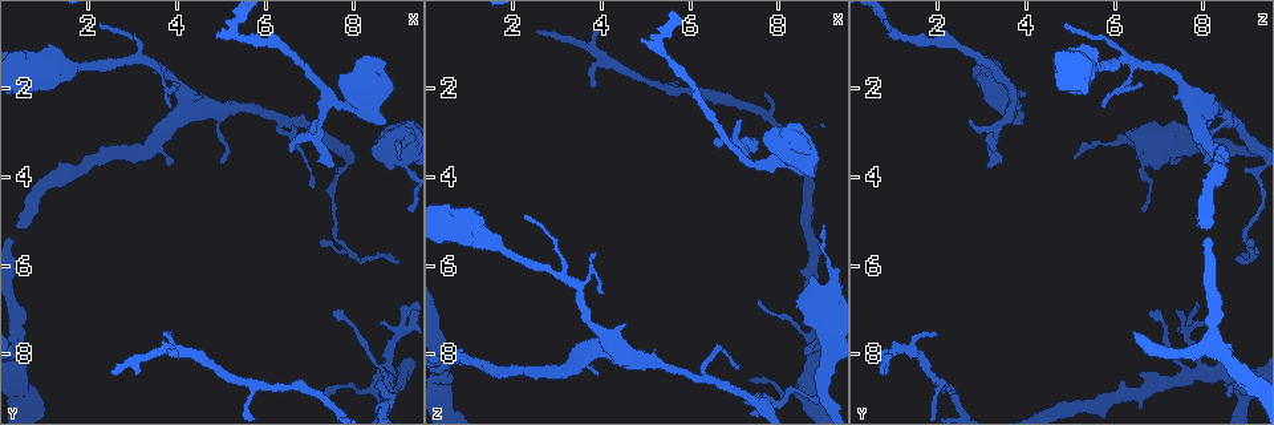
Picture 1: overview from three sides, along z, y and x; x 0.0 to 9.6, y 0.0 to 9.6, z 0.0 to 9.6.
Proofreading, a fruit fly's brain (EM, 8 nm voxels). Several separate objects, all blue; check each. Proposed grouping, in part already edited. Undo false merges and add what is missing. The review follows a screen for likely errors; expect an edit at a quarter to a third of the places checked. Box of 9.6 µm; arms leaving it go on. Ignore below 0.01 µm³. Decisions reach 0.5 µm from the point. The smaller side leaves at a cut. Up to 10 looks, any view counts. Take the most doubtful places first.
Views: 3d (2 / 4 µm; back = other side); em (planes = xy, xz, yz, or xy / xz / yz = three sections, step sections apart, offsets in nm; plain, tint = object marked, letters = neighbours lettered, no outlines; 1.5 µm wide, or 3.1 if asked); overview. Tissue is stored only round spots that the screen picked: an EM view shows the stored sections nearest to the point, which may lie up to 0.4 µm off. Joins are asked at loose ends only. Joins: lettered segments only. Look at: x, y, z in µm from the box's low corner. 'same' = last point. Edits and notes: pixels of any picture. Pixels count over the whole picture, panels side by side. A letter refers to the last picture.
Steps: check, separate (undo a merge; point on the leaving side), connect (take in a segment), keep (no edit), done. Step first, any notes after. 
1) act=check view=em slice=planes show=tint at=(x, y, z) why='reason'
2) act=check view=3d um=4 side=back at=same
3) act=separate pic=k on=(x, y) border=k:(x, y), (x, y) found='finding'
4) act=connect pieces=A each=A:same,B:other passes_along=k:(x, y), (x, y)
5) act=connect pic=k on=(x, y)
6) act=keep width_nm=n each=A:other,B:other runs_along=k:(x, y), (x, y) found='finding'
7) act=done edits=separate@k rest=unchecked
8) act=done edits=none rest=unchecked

act=check view=3d um=2 at=(7.40, 3.70, 3.15) why='free end'

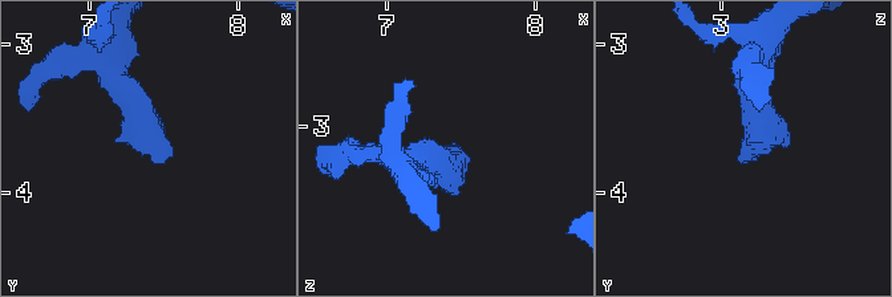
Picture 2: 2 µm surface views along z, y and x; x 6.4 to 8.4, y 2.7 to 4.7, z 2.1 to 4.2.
act=check view=em slice=xy step=8 show=letters at=(7.46, 3.78, 3.10)

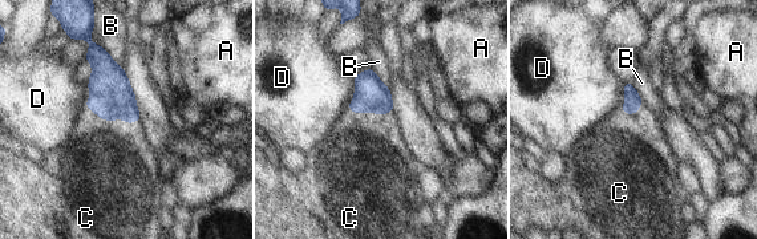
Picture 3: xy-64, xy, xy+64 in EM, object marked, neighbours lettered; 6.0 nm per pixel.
act=connect pieces=C each=A:other,B:other,C:same,D:other passes_along=3:(112, 97), (133, 121), (133, 162) found='it goes on there'

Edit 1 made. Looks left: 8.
act=check view=overview

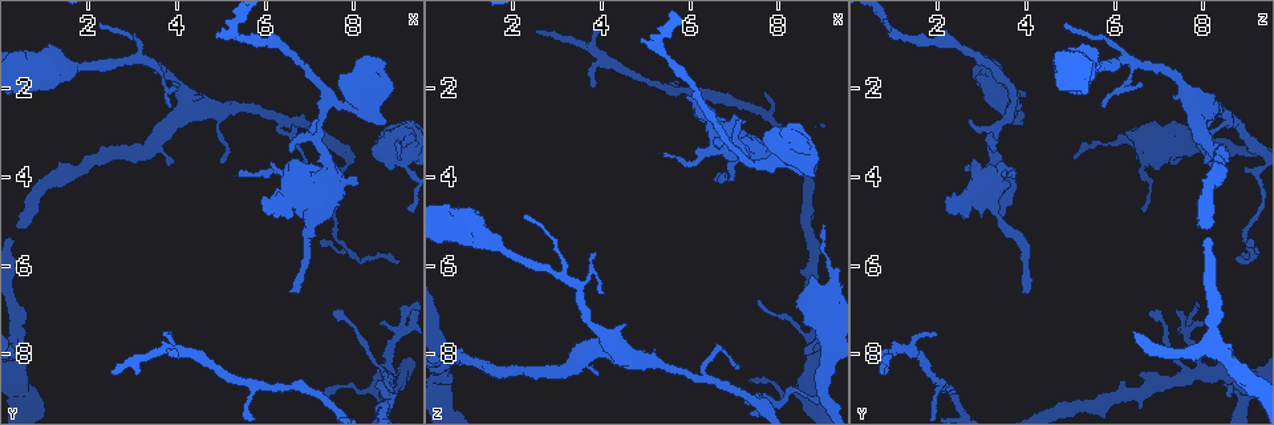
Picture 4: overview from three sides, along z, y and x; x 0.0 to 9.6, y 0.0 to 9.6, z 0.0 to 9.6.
act=check view=em slice=xy step=4 show=letters at=(6.60, 6.60, 4.15) why='thin end'

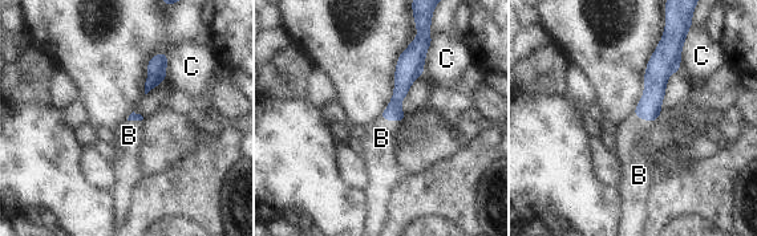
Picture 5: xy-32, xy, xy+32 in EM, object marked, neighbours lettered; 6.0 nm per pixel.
act=check view=em slice=planes show=letters at=same

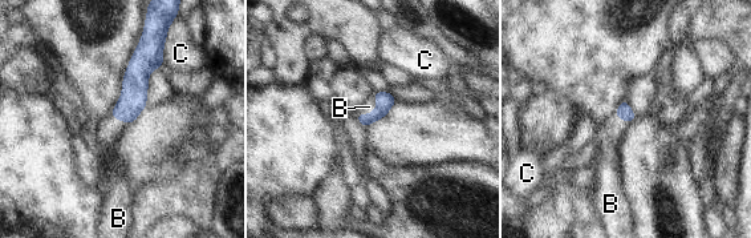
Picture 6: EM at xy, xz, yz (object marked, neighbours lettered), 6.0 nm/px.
act=connect pieces=B each=B:same,C:other passes_along=6:(385, 100), (370, 113), (369, 107) found='the neuron continues'

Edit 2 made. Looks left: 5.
act=check view=3d um=2 side=back at=(8.75, 2.70, 3.85) why='branch stops here'

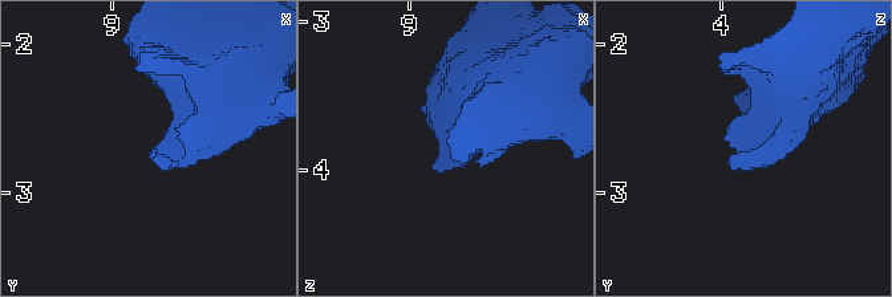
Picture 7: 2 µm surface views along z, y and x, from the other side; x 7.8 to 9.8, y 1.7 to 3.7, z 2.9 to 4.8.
act=check view=em slice=xy step=4 show=letters at=(8.72, 2.76, 3.86) why='now the EM'

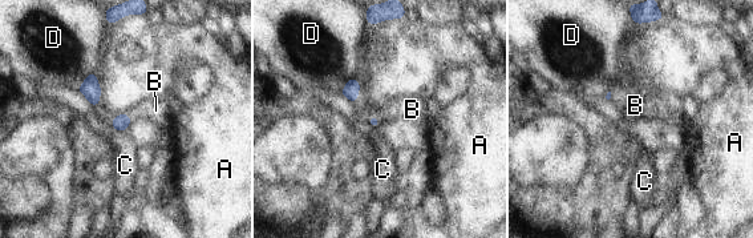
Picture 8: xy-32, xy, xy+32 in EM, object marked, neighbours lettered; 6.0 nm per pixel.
act=check view=em slice=planes show=letters at=same why='another direction'

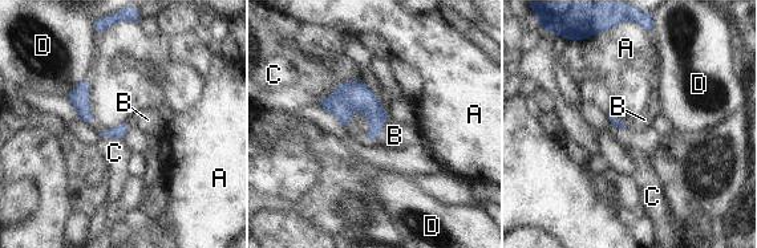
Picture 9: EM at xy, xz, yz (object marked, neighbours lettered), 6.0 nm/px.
act=connect pieces=B longest_contact=C:300nm each=A:other,B:same,C:other,D:other found='the neuron continues'

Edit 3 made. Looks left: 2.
act=check view=overview why='see it whole again'

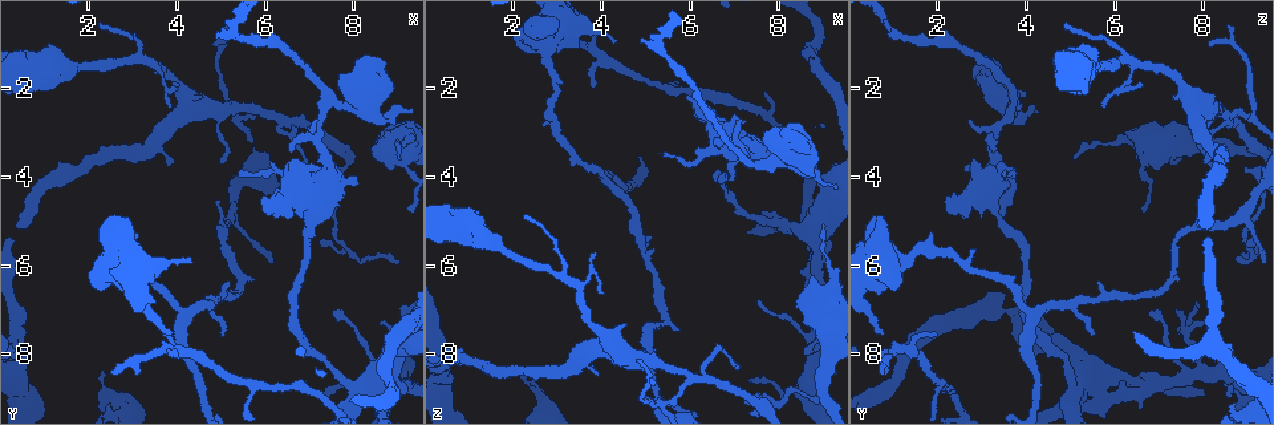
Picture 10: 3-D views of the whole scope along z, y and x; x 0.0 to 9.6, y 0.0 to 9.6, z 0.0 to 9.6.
act=check view=em slice=planes show=letters at=(3.20, 5.30, 1.90) why='branch stops here'

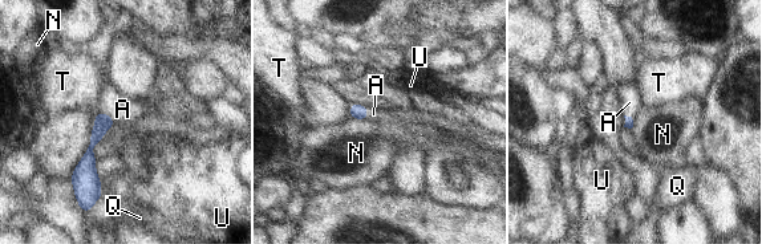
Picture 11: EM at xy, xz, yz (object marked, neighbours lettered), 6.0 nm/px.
act=connect pieces=A each=A:same,N:other,Q:other,T:other,U:other passes_along=11:(104, 122), (106, 114), (122, 109) found='it goes on there'

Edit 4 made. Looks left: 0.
act=done edits=connect@3,connect@6,connect@9,connect@11 rest=unchecked

